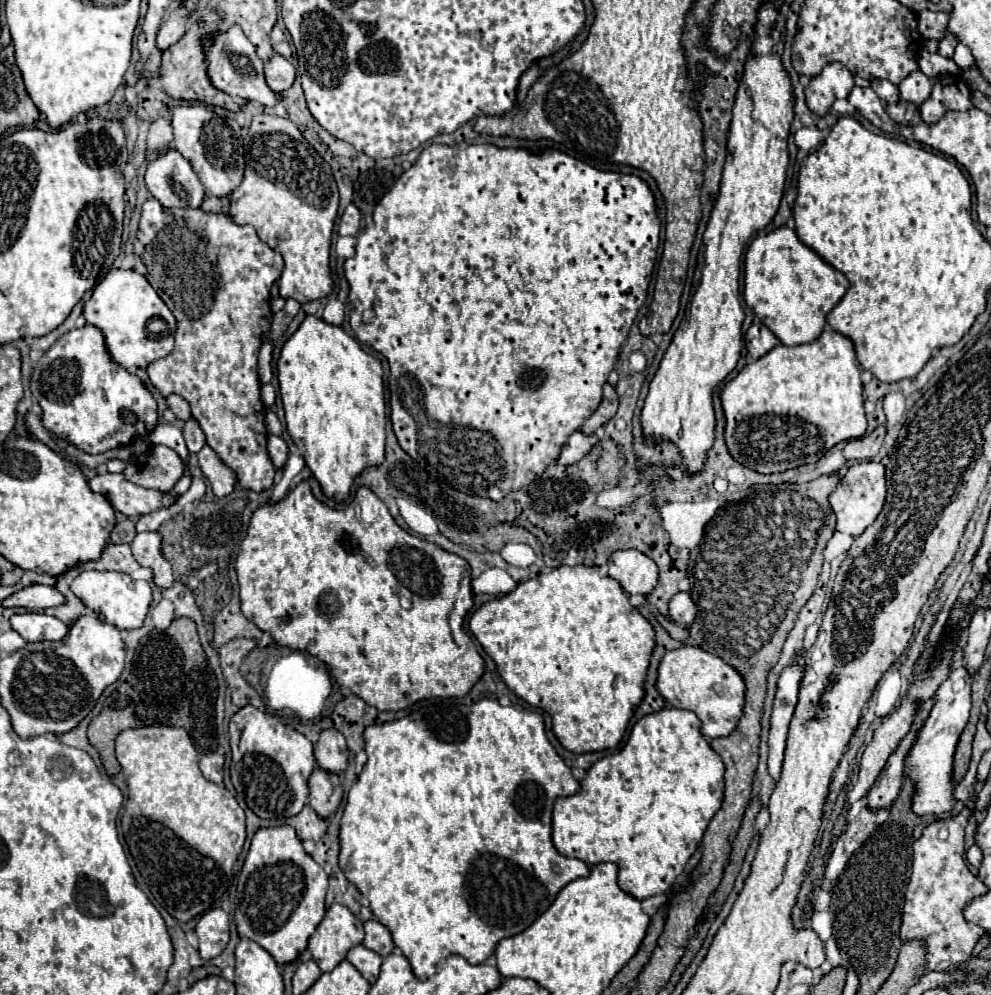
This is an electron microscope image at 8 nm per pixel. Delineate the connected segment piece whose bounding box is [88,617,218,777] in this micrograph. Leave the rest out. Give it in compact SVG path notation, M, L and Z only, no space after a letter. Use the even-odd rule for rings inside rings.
M178 617L164 631L152 633L138 645L132 671L124 683L118 683L112 693L106 693L102 711L88 725L88 741L98 751L106 773L112 777L120 773L114 757L114 739L122 729L170 725L188 729L200 755L216 749L214 703L218 697L218 683L210 669L206 679L206 653L200 645L196 623L188 617Z

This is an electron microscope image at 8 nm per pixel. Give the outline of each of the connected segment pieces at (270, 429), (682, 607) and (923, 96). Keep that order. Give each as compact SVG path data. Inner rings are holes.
M267 411L265 417L265 425L268 434L277 436L282 435L283 433L282 424L277 415L273 411Z
M676 593L670 601L670 617L680 623L680 625L690 625L696 617L698 609L696 603L692 601L690 593Z
M922 71L912 73L910 77L906 77L900 83L900 97L904 101L914 103L914 105L924 103L930 97L930 91L932 91L932 83L930 83L930 79Z

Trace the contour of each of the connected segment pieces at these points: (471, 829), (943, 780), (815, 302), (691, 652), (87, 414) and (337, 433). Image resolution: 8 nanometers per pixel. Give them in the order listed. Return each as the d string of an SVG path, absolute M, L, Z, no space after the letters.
M482 699L474 705L456 705L450 701L438 701L420 711L390 721L384 725L370 725L364 733L368 763L364 765L358 781L348 793L348 803L340 821L340 865L346 871L348 881L352 881L364 897L368 897L374 917L386 925L394 937L394 945L408 957L412 971L418 979L432 977L432 967L446 959L448 955L462 955L472 965L484 963L496 949L498 941L522 933L532 925L556 899L560 889L578 877L588 877L590 869L580 859L568 859L556 851L552 845L552 805L554 797L568 797L580 791L580 783L574 779L572 769L556 753L546 737L544 717L530 709L513 705L502 706L496 699Z
M960 665L950 671L948 679L936 691L936 703L930 711L930 717L924 721L918 731L918 739L908 753L906 773L914 779L916 793L912 797L912 809L918 815L938 815L946 813L954 805L954 785L952 785L952 761L960 733L964 731L970 715L970 685L972 677L966 665Z
M786 225L764 235L764 237L756 237L746 251L746 259L744 259L744 301L756 313L756 317L778 337L778 341L782 345L800 345L800 343L816 341L820 337L820 333L824 331L826 315L844 297L848 287L850 287L848 279L842 273L838 273L834 267L830 267L826 261L822 261Z
M688 645L668 651L658 667L656 687L670 705L678 709L694 711L700 717L702 735L708 741L730 735L742 717L744 693L746 693L742 675L732 665L728 665L726 661L722 661L712 653L706 653L704 649L696 649Z
M92 325L68 331L44 353L34 367L30 391L42 407L44 427L90 455L132 445L158 425L156 399L140 377L112 361L102 331Z
M306 317L298 331L284 343L278 359L280 395L286 411L286 429L322 487L322 493L336 503L350 495L354 479L370 465L380 465L386 451L386 401L382 363L368 355L360 343L342 331L342 327L326 325L322 319Z

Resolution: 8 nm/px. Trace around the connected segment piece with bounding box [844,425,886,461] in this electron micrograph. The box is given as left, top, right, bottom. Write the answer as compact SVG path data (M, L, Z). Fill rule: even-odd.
M880 425L870 435L848 441L846 447L844 447L844 457L846 459L858 459L858 461L872 459L880 451L880 447L884 443L884 437L886 437L886 427Z

